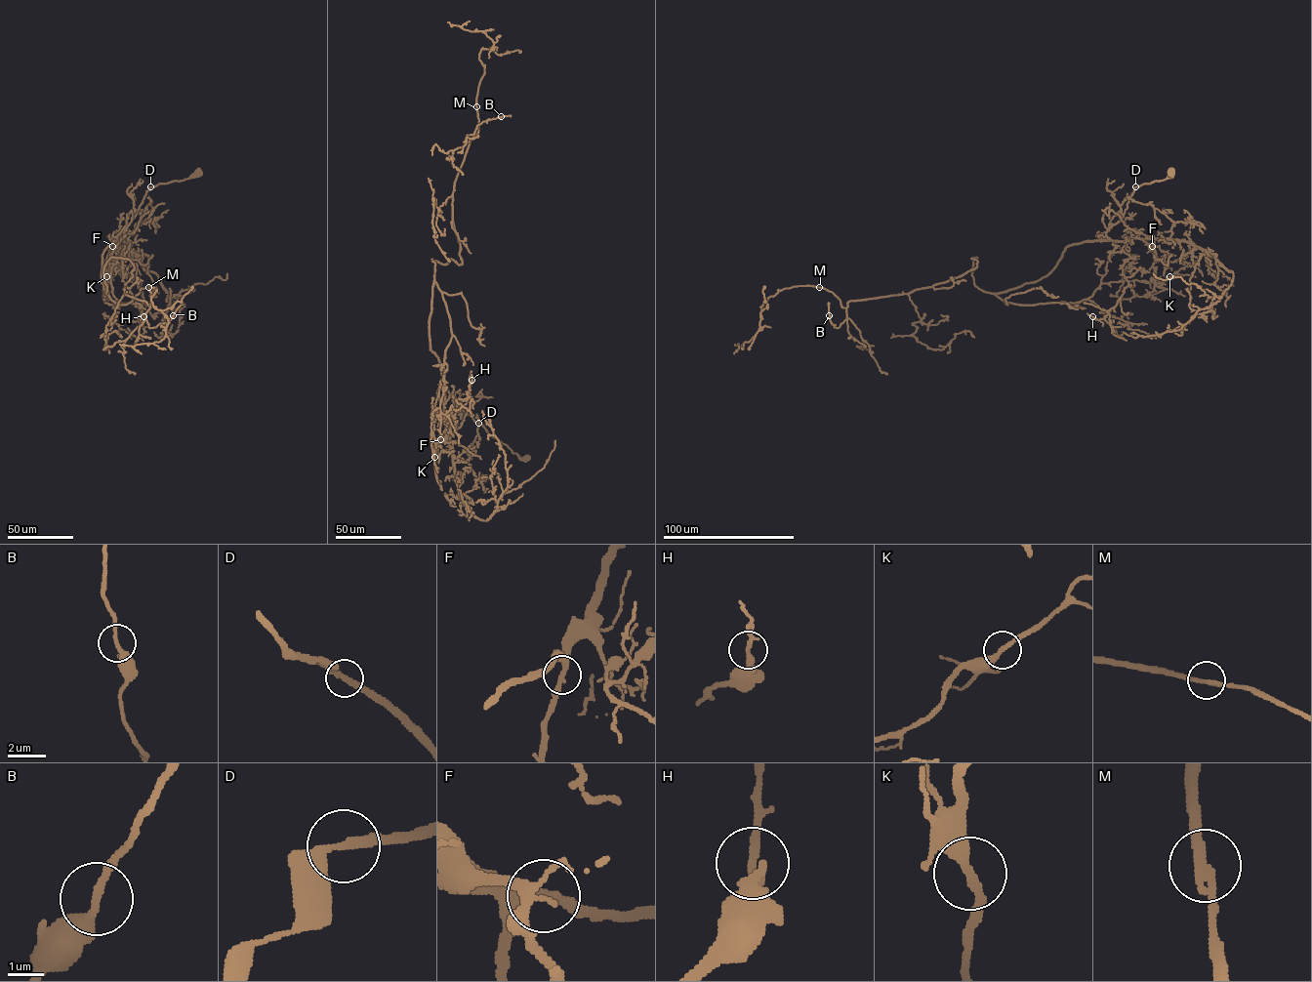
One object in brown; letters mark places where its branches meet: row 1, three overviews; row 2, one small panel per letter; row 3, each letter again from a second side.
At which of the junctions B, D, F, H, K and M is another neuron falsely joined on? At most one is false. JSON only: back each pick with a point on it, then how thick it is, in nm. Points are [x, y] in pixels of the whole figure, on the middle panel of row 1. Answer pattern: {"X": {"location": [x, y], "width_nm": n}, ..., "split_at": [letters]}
{"split_at": []}

